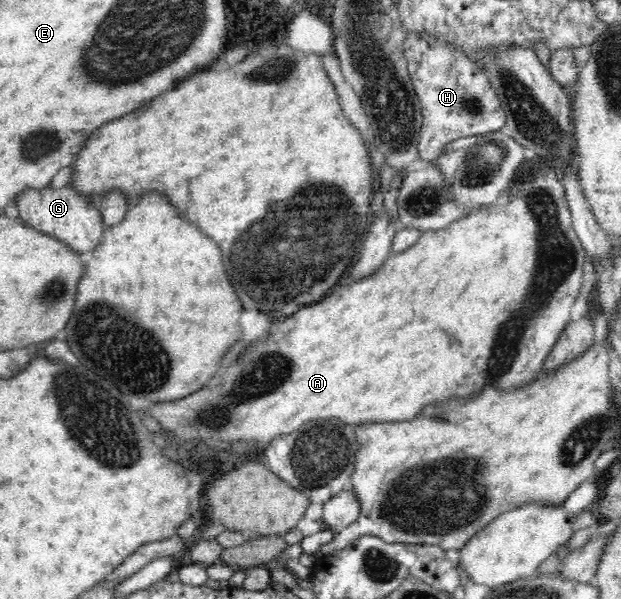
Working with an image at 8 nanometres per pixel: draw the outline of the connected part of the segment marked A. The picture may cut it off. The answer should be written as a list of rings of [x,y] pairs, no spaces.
[[[546,167],[544,173],[538,173],[532,181],[522,183],[518,187],[518,193],[509,199],[502,211],[494,207],[482,206],[465,213],[463,217],[456,219],[446,228],[421,232],[420,237],[408,249],[401,252],[390,252],[386,261],[374,275],[361,279],[361,281],[335,287],[330,293],[315,304],[301,307],[290,319],[282,325],[280,333],[274,331],[272,339],[268,343],[254,345],[254,349],[242,357],[240,365],[236,361],[236,367],[226,369],[220,387],[214,389],[200,389],[186,399],[174,400],[168,407],[152,407],[152,415],[166,427],[176,431],[176,438],[184,445],[186,451],[195,448],[200,450],[202,438],[214,438],[216,440],[252,440],[258,443],[258,449],[262,455],[267,445],[278,435],[290,433],[304,425],[304,421],[317,420],[334,416],[346,423],[366,423],[366,421],[402,421],[417,416],[425,405],[446,399],[452,396],[469,396],[483,385],[495,385],[500,389],[509,390],[532,381],[540,375],[541,367],[546,356],[552,351],[560,332],[570,321],[570,309],[578,298],[582,289],[582,275],[584,275],[584,263],[588,262],[586,248],[578,238],[573,227],[572,213],[566,199],[565,184],[562,179],[562,168]]]

